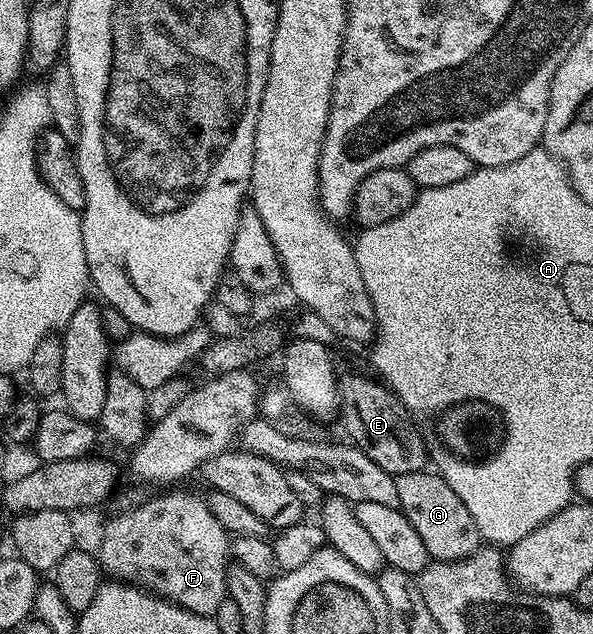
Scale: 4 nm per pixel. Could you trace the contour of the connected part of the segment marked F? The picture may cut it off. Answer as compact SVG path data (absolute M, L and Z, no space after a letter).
M168 490L157 500L148 500L137 508L120 512L104 528L98 559L105 577L128 586L143 588L160 597L161 601L176 604L200 617L215 617L218 606L228 595L226 578L230 567L230 535L211 512L207 499L192 492Z

